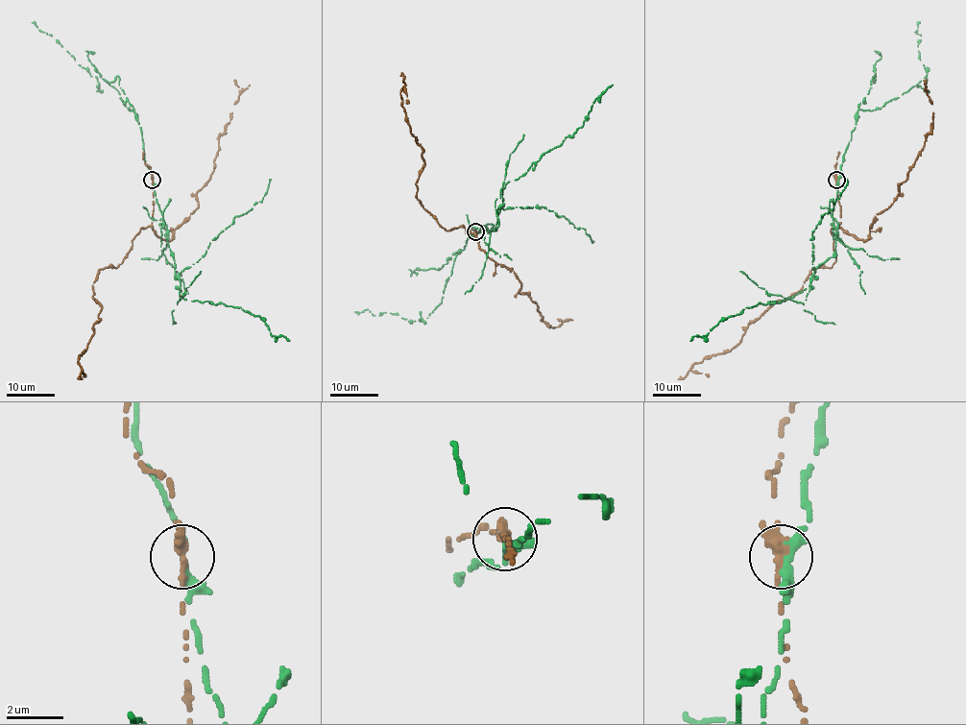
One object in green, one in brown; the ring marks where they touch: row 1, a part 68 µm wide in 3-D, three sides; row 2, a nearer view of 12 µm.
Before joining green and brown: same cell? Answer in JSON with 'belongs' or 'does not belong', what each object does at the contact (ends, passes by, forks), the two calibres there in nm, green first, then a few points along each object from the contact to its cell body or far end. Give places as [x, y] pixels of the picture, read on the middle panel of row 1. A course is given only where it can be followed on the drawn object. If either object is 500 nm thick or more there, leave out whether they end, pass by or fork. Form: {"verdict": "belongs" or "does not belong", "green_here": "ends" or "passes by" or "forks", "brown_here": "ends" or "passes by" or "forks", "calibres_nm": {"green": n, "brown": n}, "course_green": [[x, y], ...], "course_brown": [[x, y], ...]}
{"verdict": "does not belong", "green_here": "ends", "brown_here": "ends", "calibres_nm": {"green": 380, "brown": 460}, "course_green": [[475, 232], [485, 226], [494, 229], [507, 182], [572, 135], [595, 99], [613, 84]], "course_brown": [[475, 230], [442, 228], [415, 197], [424, 161], [408, 124], [406, 104]]}

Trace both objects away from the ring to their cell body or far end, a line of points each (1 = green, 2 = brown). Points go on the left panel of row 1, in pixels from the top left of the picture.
1: (153, 180), (180, 295), (241, 307), (260, 317), (273, 336), (289, 341)
2: (153, 180), (152, 224), (141, 228), (118, 266), (101, 268), (92, 285), (102, 309), (79, 355), (84, 376)

